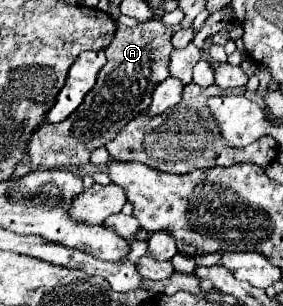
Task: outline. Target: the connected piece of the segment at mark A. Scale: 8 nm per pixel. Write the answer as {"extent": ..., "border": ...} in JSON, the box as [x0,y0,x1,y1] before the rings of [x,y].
{"extent":[29,18,173,168],"border":[[[155,18],[137,24],[135,28],[117,24],[117,32],[109,48],[105,48],[107,64],[99,72],[97,84],[85,96],[77,112],[59,124],[43,124],[33,134],[33,140],[29,142],[31,168],[79,168],[87,164],[89,154],[95,148],[113,140],[113,136],[117,136],[117,132],[133,120],[137,112],[147,110],[153,94],[151,86],[169,78],[169,54],[173,50],[171,36],[173,30]]]}

